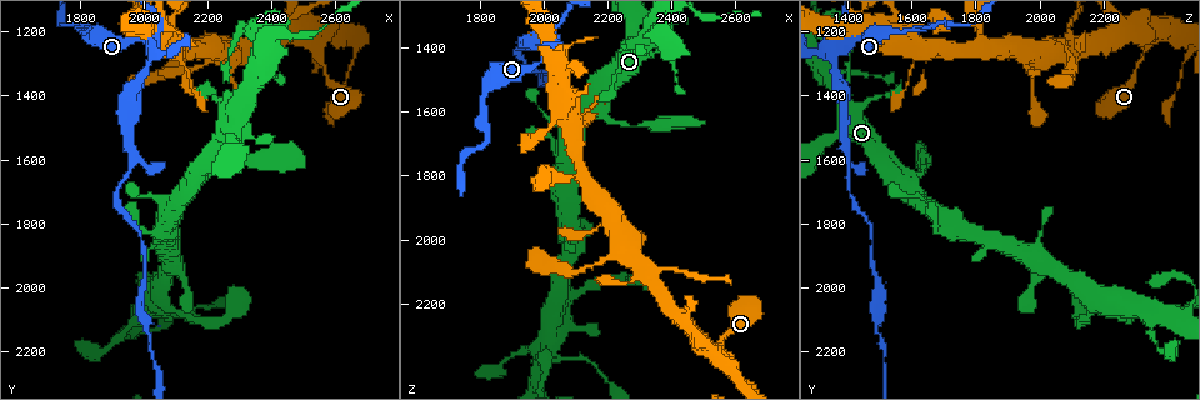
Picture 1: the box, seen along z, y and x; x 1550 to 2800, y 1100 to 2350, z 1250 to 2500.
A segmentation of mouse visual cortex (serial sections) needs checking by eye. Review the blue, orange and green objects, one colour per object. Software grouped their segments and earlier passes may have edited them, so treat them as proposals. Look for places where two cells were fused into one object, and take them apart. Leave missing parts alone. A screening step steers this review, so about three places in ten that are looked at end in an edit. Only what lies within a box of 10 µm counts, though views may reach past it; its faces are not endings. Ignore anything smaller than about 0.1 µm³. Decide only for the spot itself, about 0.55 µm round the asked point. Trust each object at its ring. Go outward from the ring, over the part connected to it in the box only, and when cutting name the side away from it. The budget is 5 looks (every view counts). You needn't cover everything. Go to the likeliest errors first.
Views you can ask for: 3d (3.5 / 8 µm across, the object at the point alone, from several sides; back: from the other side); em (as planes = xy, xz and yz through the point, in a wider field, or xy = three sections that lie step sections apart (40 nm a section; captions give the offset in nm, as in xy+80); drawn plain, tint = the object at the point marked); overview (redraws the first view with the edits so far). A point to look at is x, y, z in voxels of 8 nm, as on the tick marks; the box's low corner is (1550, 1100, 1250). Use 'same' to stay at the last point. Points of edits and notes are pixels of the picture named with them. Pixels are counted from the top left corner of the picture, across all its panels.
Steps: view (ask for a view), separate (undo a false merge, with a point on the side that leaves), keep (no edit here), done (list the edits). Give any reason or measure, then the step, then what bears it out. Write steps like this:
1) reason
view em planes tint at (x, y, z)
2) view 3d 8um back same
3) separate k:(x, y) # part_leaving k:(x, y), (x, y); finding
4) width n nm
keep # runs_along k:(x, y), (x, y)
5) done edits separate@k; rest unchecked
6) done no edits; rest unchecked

sharp bend
view 3d 8um at (2030, 1280, 1360)

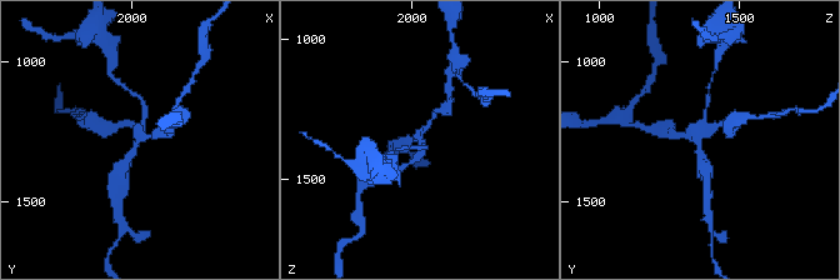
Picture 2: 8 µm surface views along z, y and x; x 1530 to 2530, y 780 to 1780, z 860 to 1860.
now the EM
view em xy step 3 tint same

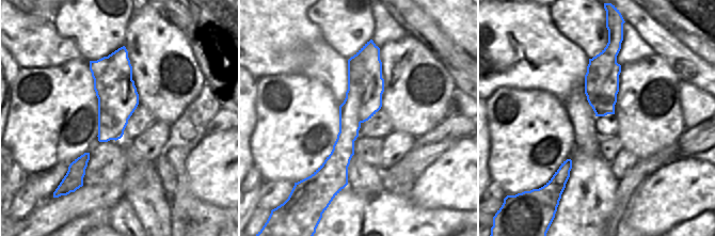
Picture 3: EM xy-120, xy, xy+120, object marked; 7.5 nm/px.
separate 2:(126, 163) # a second cell is stuck on

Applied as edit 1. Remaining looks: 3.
arms run side by side
view 3d 3.5um at (2000, 2080, 2360)

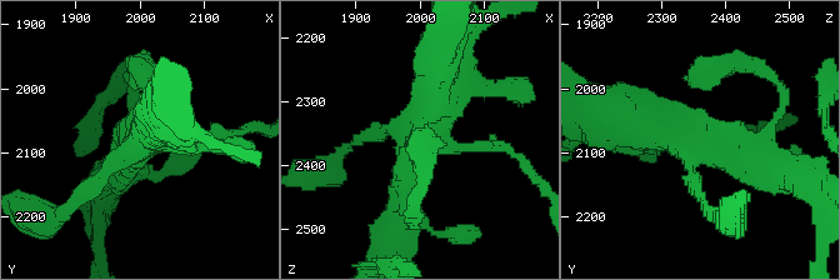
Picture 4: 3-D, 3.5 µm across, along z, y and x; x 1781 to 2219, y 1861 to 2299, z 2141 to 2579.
view em xy step 3 tint at (2000, 2085, 2355)

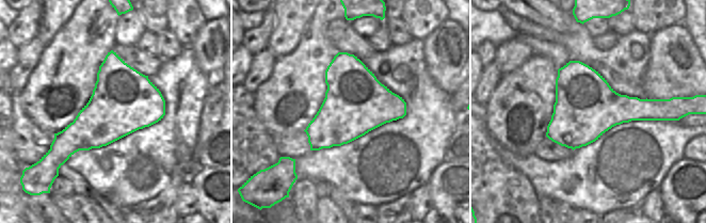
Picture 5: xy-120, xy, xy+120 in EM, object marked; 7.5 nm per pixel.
keep # runs_along 4:(624, 114), (765, 163); all the same cell

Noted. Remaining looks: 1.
done edits separate@2; rest unchecked

